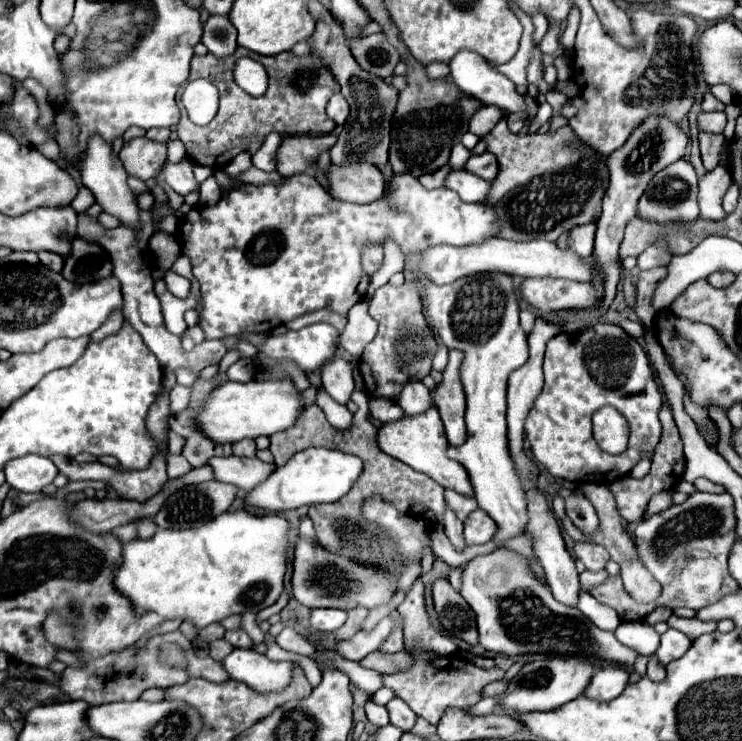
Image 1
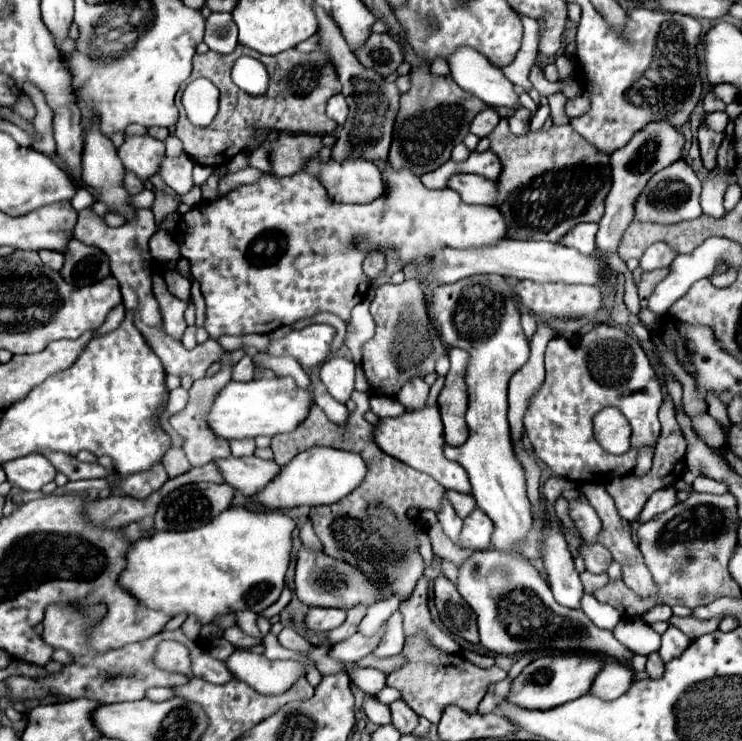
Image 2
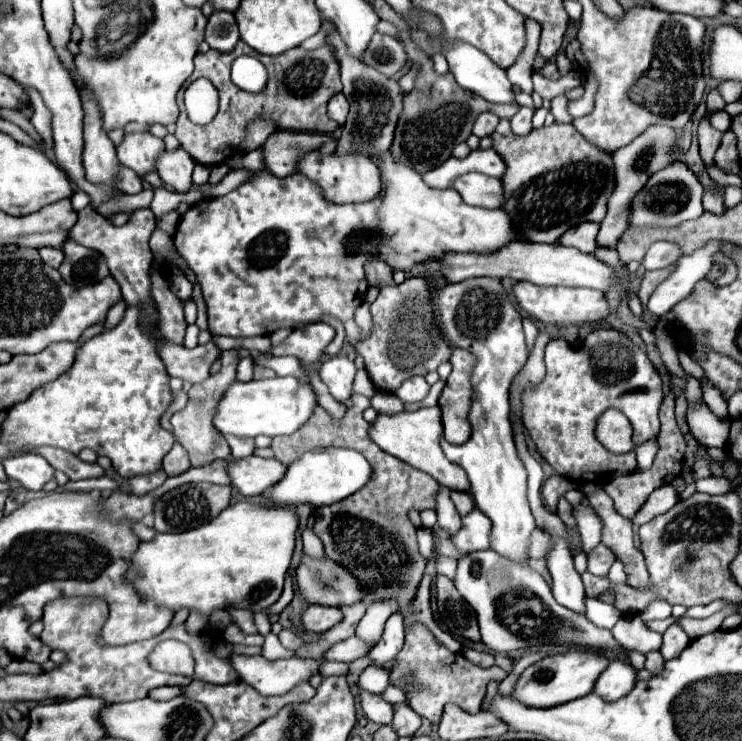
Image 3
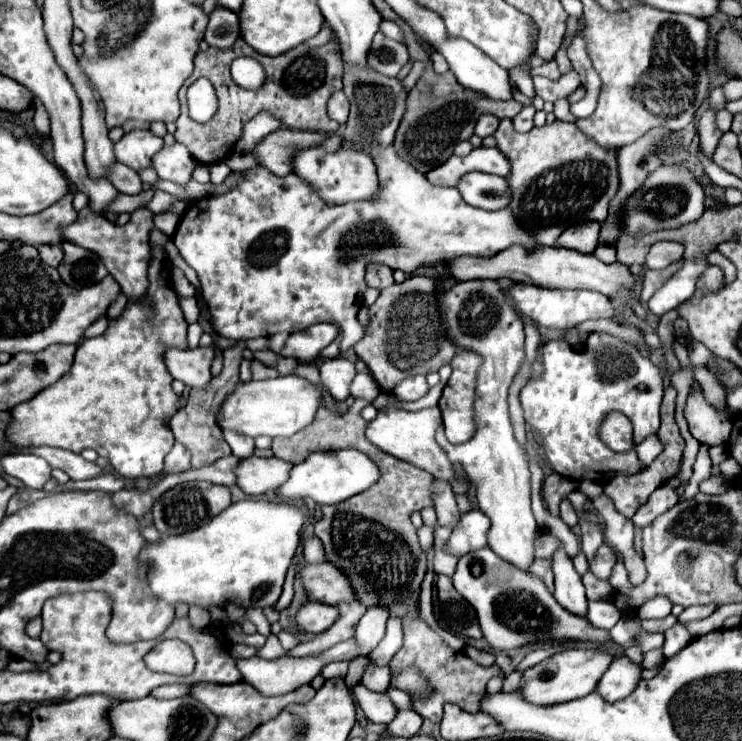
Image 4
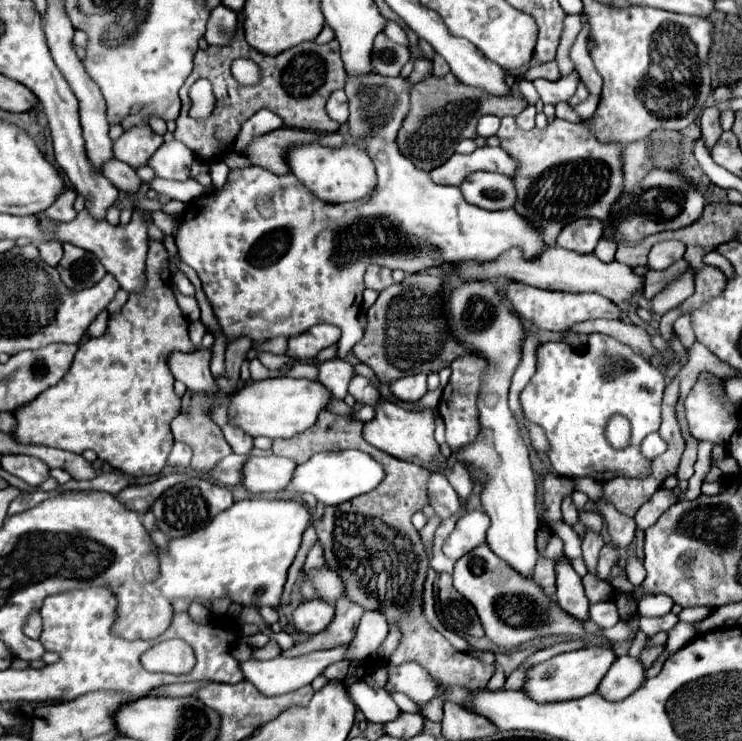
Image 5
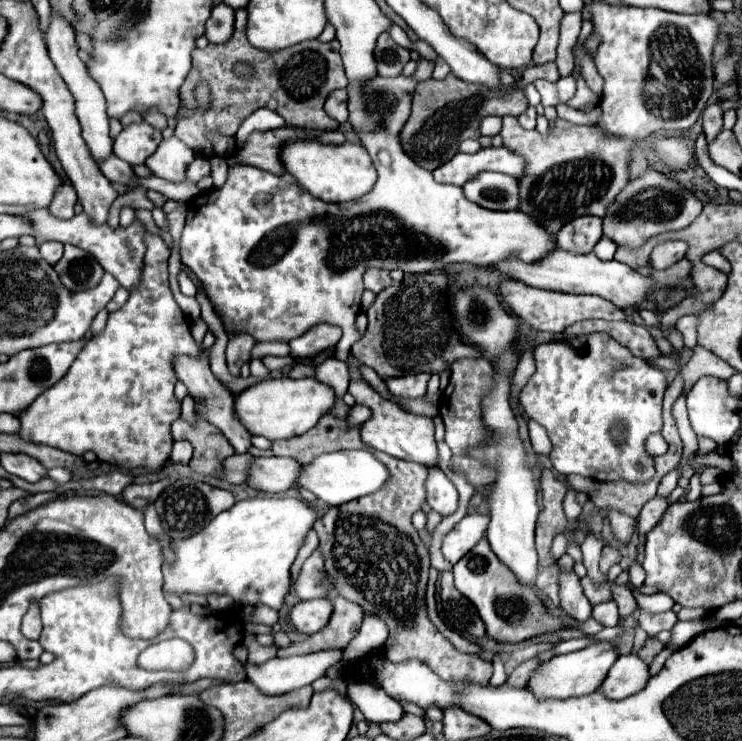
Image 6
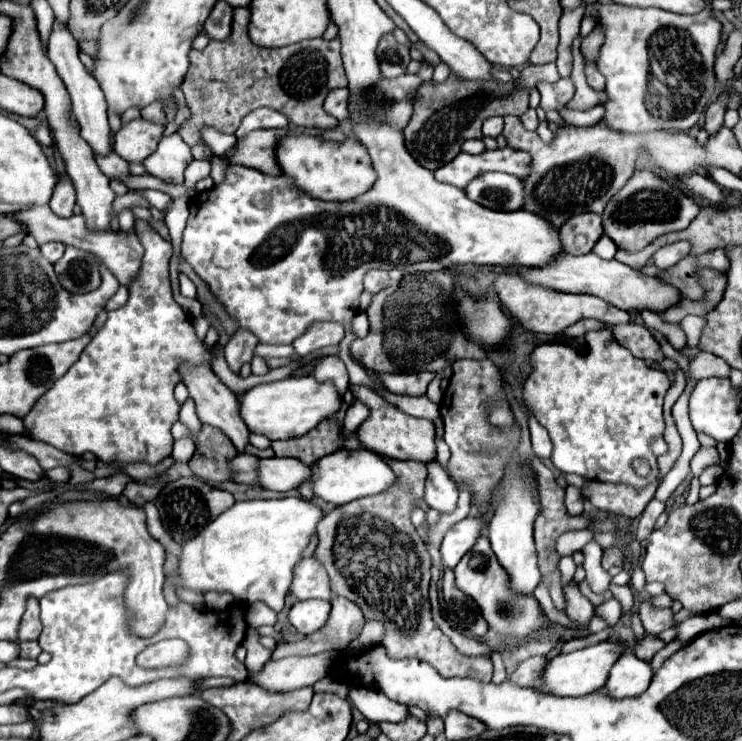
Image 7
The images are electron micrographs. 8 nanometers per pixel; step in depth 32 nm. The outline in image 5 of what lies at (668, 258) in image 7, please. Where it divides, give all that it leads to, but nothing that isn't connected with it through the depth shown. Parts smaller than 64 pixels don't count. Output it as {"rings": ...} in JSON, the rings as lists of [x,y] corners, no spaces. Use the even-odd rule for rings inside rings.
{"rings":[[[670,240],[670,242],[658,242],[652,246],[650,254],[648,254],[648,268],[652,270],[664,270],[670,264],[674,264],[676,260],[680,260],[684,256],[686,246],[682,242]]]}

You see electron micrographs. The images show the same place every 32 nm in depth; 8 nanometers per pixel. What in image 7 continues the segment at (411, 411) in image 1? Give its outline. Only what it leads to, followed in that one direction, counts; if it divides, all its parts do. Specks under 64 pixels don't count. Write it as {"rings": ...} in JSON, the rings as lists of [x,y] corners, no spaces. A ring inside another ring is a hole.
{"rings":[[[420,372],[420,374],[378,374],[382,384],[392,392],[392,394],[402,394],[402,396],[424,396],[428,382],[434,378],[432,372]]]}

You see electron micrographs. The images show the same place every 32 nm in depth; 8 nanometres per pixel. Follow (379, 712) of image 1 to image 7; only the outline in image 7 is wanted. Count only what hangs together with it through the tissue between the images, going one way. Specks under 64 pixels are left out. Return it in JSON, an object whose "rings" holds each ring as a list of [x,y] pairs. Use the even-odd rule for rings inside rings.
{"rings":[[[350,686],[348,696],[368,722],[402,722],[408,716],[408,708],[404,704],[388,700],[388,696],[384,696],[378,688]]]}

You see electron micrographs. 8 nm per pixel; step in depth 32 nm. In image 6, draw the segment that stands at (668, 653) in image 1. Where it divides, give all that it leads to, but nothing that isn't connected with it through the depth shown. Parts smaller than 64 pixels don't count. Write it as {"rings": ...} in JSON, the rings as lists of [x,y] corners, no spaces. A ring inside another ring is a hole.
{"rings":[[[706,618],[704,620],[692,620],[692,622],[678,622],[674,628],[672,628],[672,638],[670,638],[670,644],[668,646],[674,646],[674,648],[682,648],[686,646],[696,634],[704,632],[706,630]]]}

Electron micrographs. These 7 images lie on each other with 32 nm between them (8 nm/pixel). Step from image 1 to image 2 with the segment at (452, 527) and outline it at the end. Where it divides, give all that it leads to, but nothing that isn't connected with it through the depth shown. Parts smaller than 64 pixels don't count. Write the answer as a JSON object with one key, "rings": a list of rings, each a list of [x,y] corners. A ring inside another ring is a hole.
{"rings":[[[446,498],[442,500],[442,512],[438,514],[438,520],[440,520],[442,528],[444,528],[444,534],[446,534],[456,546],[460,546],[460,528],[462,528],[462,520],[456,516],[454,508],[450,506],[450,502],[448,502]]]}

